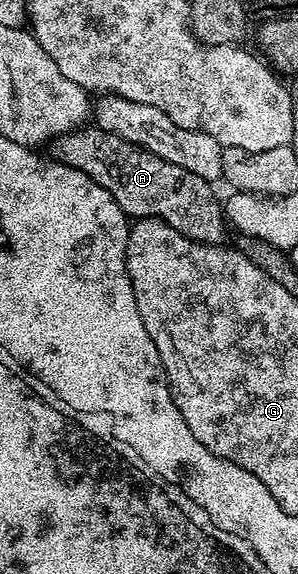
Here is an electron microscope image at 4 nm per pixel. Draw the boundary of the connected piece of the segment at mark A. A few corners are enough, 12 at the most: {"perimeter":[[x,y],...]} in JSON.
{"perimeter":[[98,126],[58,159],[105,186],[128,218],[202,244],[229,233],[212,181]]}

